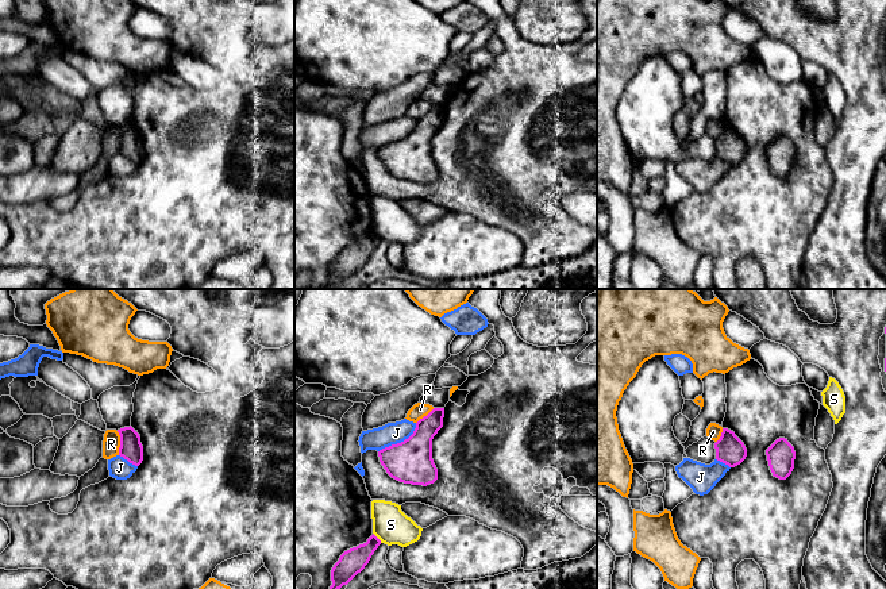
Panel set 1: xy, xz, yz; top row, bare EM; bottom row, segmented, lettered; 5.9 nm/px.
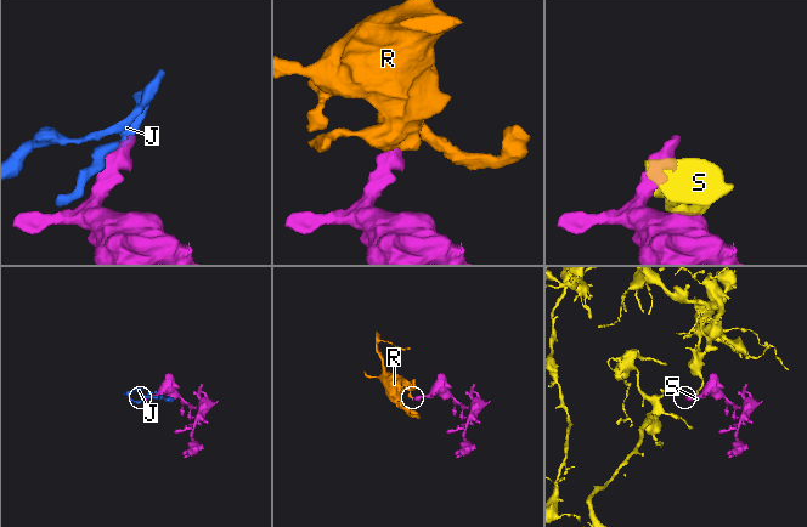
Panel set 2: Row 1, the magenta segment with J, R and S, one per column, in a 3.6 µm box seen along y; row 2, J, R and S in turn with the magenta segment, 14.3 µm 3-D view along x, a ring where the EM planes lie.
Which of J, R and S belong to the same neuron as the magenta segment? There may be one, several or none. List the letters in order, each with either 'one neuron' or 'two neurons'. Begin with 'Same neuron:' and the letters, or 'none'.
Same neuron: none
J: two neurons
R: two neurons
S: two neurons

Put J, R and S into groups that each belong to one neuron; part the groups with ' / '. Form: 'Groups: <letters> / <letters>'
Groups: J / R / S

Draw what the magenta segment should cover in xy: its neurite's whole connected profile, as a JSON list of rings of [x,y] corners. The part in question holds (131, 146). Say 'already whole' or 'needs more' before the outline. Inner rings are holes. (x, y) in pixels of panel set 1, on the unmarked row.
already whole; [[[131,123],[118,127],[118,130],[120,132],[119,153],[139,163],[143,158],[143,143],[139,131]]]

